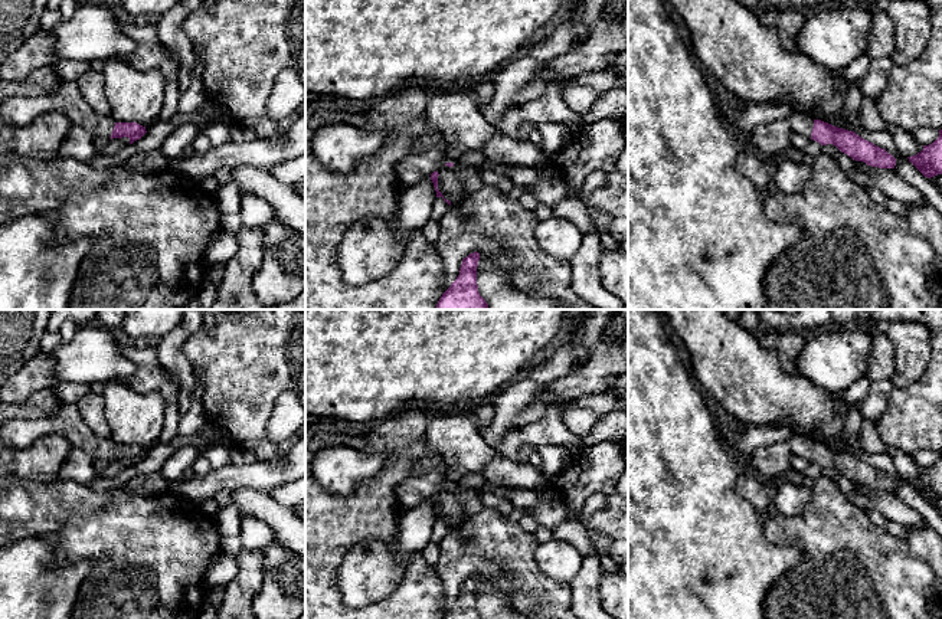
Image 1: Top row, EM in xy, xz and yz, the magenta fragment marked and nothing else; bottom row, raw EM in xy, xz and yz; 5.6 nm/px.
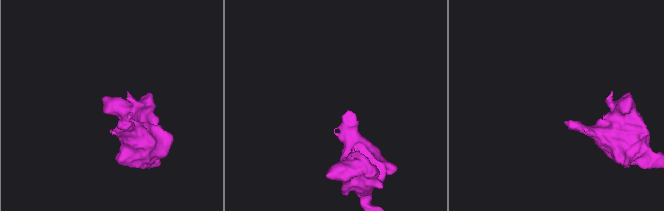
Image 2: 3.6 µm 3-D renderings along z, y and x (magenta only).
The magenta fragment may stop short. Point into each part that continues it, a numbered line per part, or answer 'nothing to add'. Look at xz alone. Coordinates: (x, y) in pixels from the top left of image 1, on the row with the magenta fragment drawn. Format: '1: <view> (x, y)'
1: xz (412, 169)

